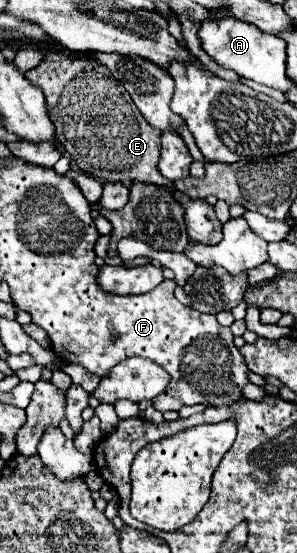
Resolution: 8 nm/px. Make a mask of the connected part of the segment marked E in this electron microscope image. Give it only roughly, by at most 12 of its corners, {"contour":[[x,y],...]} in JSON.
{"contour":[[49,48],[25,76],[55,138],[99,182],[171,188],[189,238],[219,244],[205,200],[159,174],[159,128],[95,58]]}

